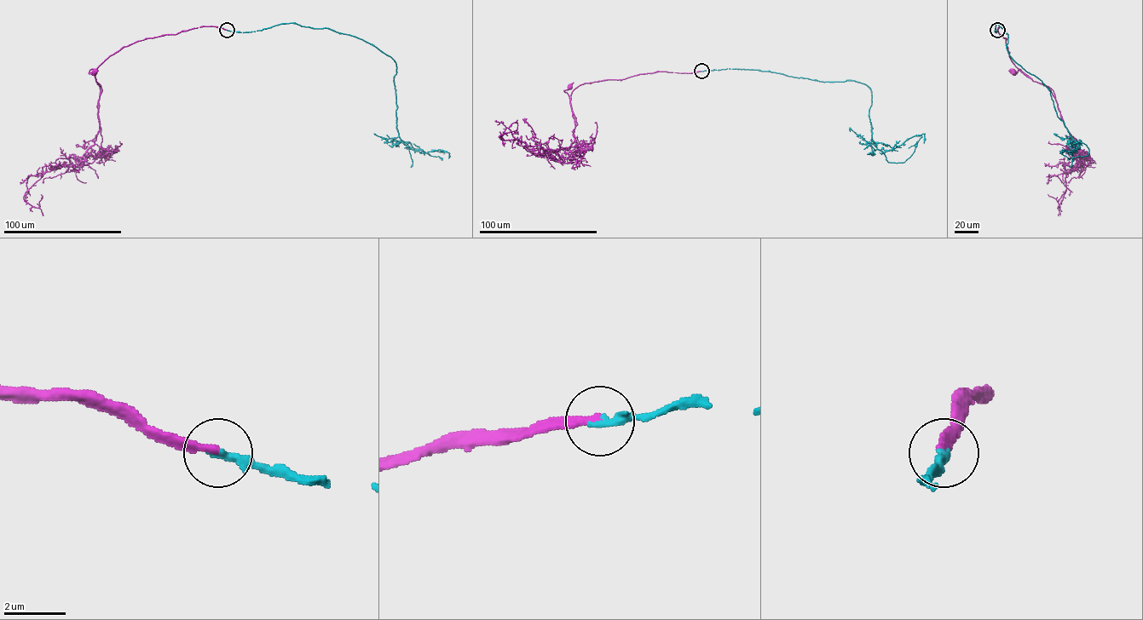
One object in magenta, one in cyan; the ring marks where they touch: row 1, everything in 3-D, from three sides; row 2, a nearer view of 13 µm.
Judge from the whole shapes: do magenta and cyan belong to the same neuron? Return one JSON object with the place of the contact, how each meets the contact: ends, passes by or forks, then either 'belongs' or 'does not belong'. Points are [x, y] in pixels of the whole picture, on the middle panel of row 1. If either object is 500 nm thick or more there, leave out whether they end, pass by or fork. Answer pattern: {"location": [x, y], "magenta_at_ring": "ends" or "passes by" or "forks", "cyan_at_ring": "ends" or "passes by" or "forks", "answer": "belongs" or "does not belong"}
{"location": [701, 71], "magenta_at_ring": "ends", "cyan_at_ring": "ends", "answer": "belongs"}

